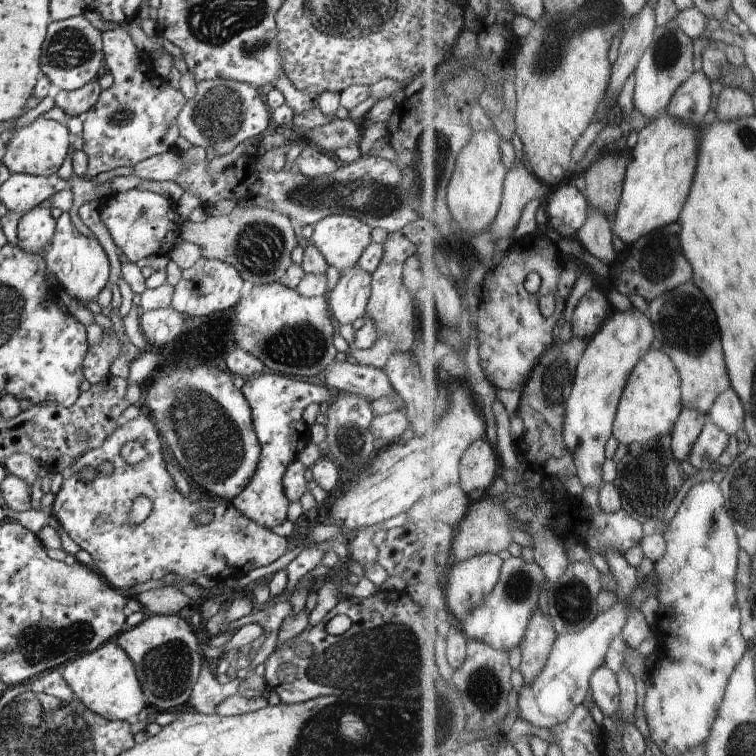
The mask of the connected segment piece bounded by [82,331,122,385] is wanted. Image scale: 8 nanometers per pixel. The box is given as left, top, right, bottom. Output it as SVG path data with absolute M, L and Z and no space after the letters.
M104 331L104 336L100 340L100 344L92 344L88 347L88 352L84 356L82 365L84 378L91 385L98 384L109 375L112 362L122 354L120 350L120 342L115 334L110 331Z

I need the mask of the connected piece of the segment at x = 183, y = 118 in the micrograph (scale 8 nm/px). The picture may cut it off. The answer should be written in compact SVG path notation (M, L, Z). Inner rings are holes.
M216 79L197 83L196 96L186 101L178 115L178 130L193 147L200 146L211 155L224 156L244 140L260 136L270 124L272 111L261 91L254 85Z

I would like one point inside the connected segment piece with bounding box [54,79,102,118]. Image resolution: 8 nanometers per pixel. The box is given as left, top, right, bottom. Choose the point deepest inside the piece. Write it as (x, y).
(77, 102)

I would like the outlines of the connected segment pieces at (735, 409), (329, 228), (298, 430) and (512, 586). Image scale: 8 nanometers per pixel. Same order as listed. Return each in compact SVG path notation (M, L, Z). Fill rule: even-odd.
M732 386L722 393L709 415L712 420L728 430L731 435L746 429L748 409L741 394Z
M332 214L326 216L314 225L311 236L312 244L320 250L329 266L338 270L348 270L359 261L364 249L371 243L373 229L362 220L348 216L348 214Z
M263 372L245 381L240 390L250 404L254 432L261 450L258 466L250 484L234 498L233 503L240 514L245 514L252 522L257 522L258 526L272 529L287 520L286 512L290 502L284 494L282 484L286 467L299 458L301 450L310 441L310 427L302 419L302 412L314 402L319 404L332 402L335 391L310 383L304 378L289 377L282 373Z
M514 556L507 560L502 580L494 592L487 597L484 604L472 608L466 616L468 622L464 622L464 626L466 626L468 638L481 640L496 648L510 651L516 646L521 646L540 604L546 576L546 571L537 561L528 562L526 558Z

